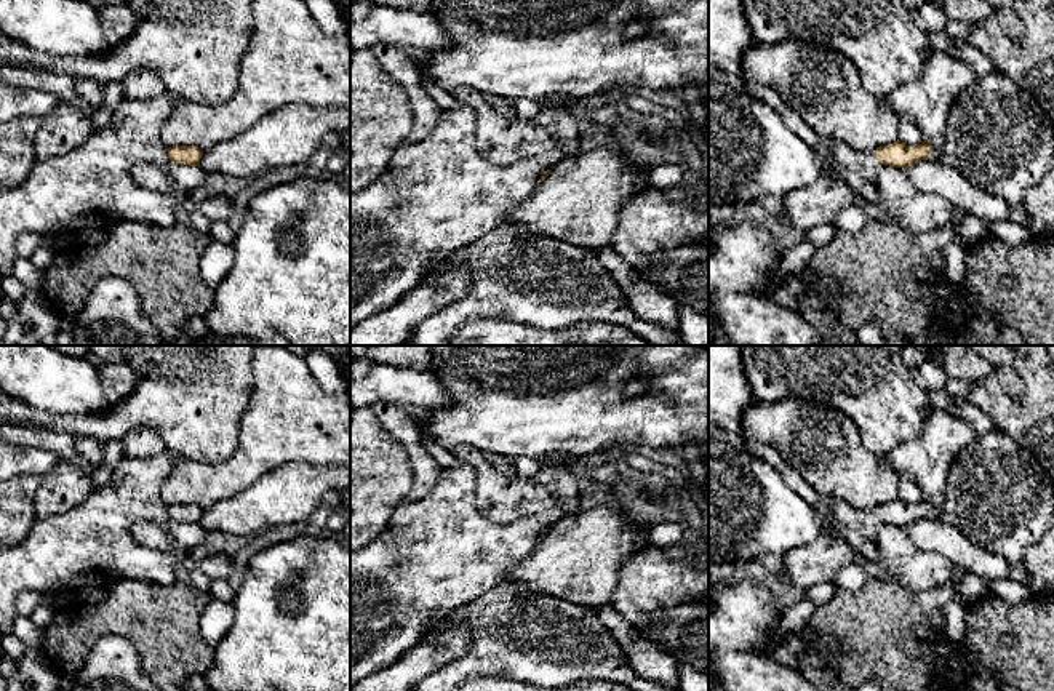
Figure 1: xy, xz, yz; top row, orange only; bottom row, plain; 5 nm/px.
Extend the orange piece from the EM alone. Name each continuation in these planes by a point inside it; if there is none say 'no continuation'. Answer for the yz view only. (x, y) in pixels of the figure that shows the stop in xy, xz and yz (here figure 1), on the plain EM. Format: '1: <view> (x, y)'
1: yz (864, 522)

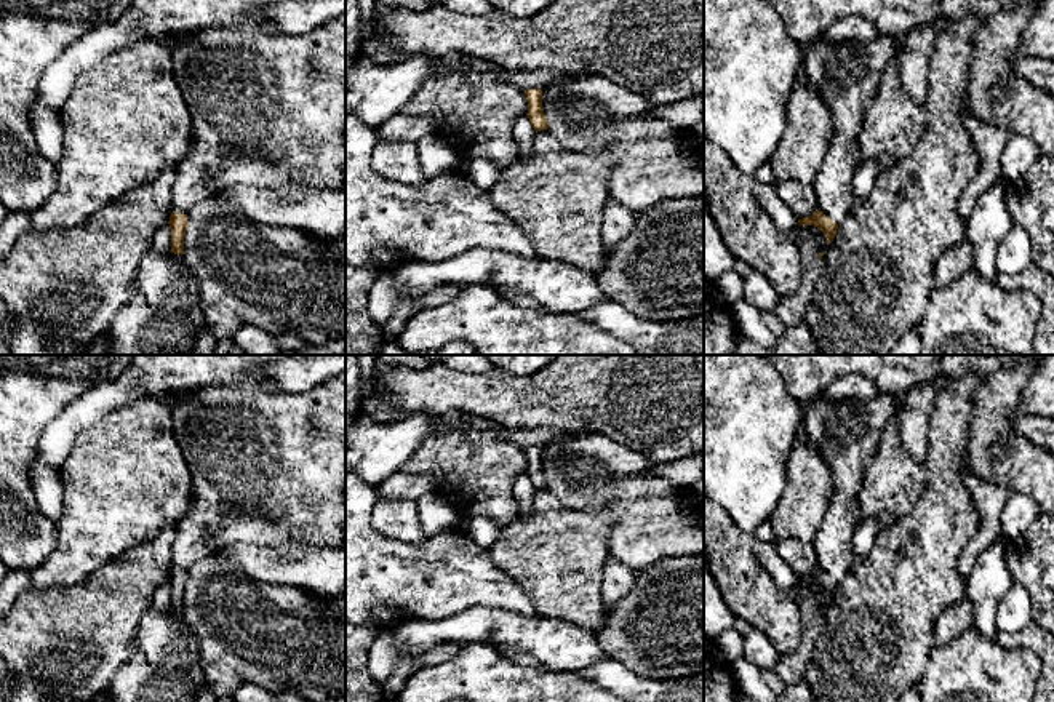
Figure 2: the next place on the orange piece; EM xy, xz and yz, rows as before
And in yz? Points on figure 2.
1: yz (846, 432)

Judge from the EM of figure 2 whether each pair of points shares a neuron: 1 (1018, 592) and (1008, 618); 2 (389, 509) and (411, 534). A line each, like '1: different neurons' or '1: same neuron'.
1: same neuron
2: same neuron

